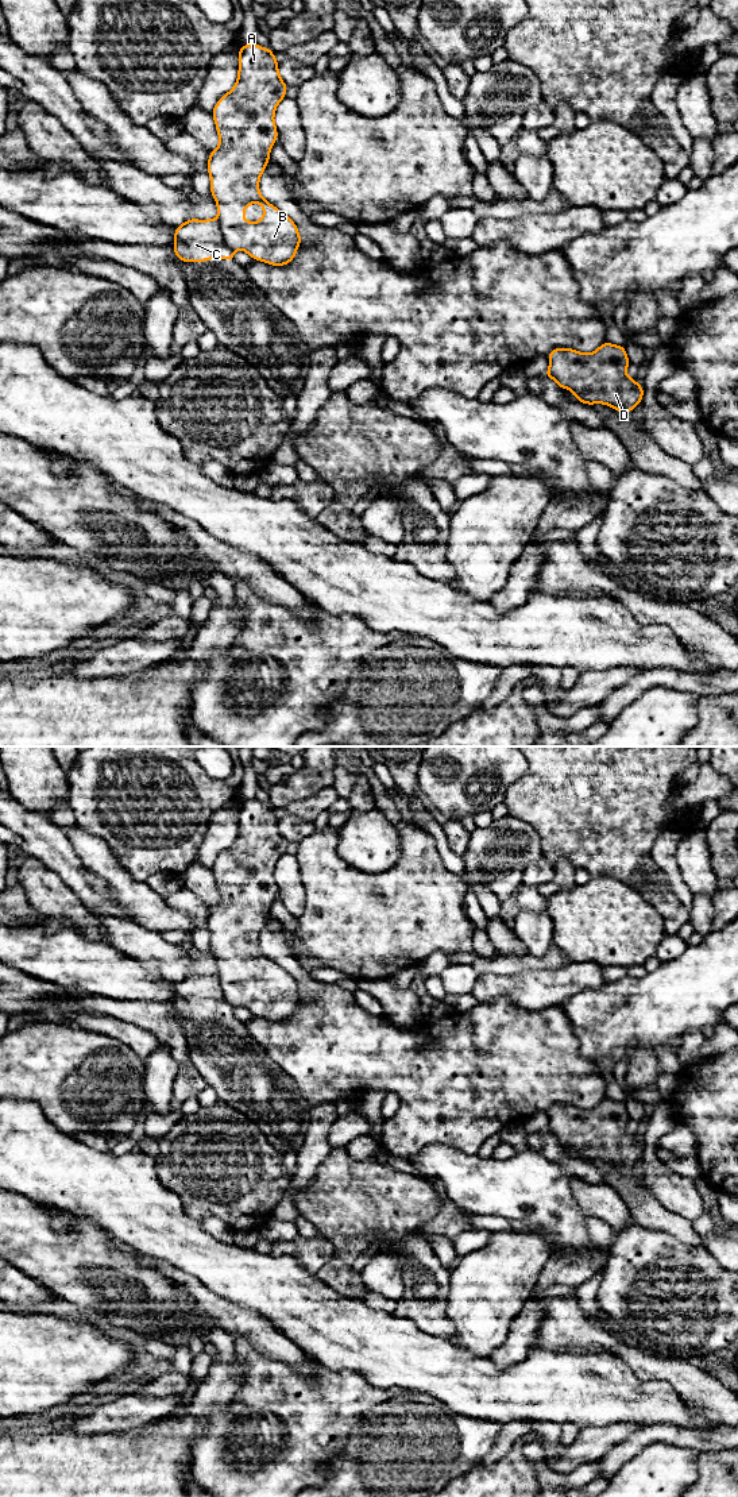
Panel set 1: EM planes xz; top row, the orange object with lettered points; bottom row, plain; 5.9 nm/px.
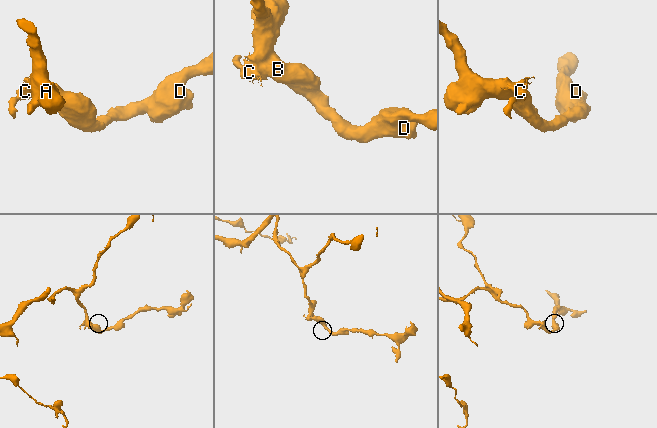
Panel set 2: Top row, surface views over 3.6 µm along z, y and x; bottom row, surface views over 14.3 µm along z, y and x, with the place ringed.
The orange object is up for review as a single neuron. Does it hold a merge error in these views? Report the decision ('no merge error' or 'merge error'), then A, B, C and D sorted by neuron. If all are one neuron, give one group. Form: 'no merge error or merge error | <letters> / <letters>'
merge error | A B D / C

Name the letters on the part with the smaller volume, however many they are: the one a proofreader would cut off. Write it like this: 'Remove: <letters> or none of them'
Remove: C

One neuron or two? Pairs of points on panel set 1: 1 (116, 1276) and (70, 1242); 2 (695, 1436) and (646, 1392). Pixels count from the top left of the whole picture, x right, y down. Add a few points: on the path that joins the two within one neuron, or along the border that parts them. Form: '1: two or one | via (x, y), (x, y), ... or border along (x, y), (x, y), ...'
1: one | via (105, 1274), (81, 1253)
2: two | border along (653, 1423), (694, 1430), (715, 1426)

